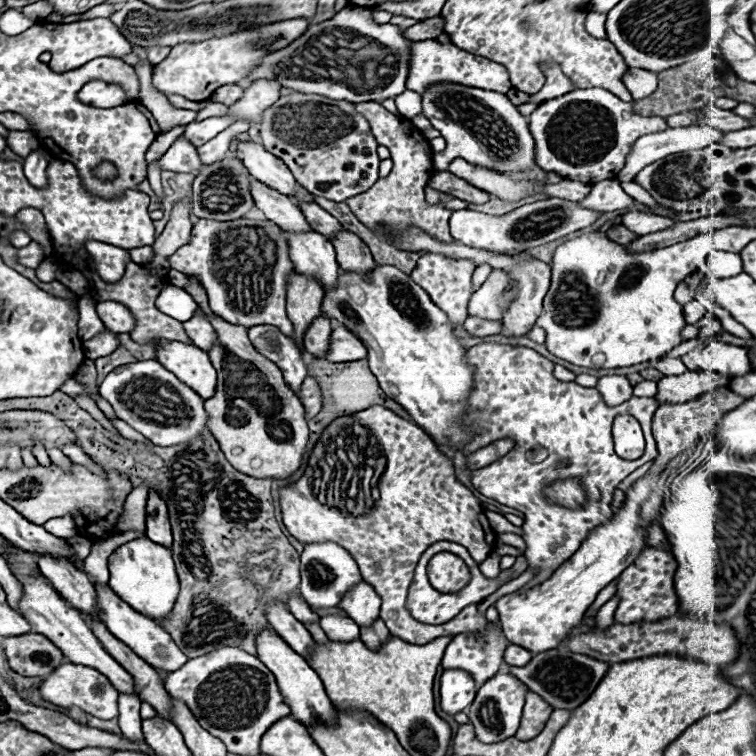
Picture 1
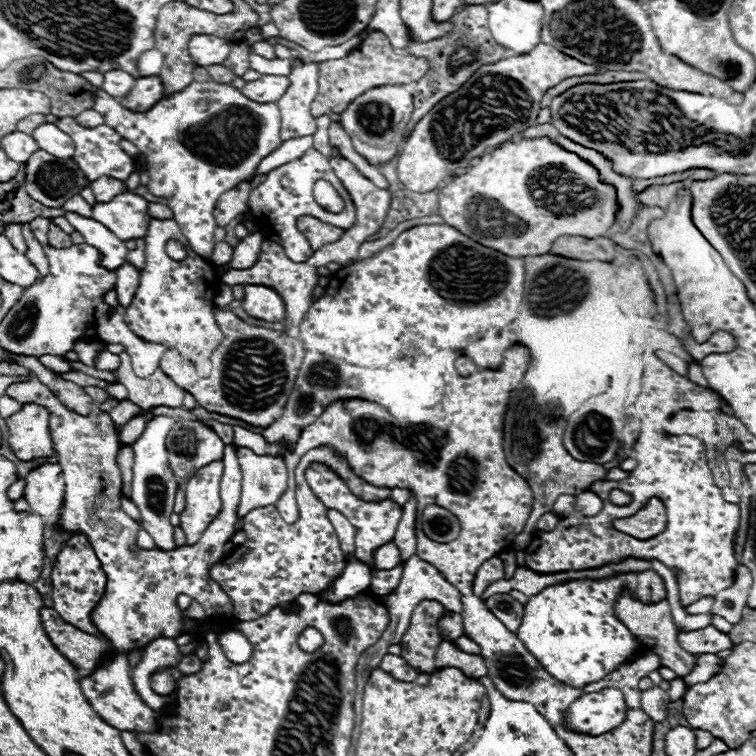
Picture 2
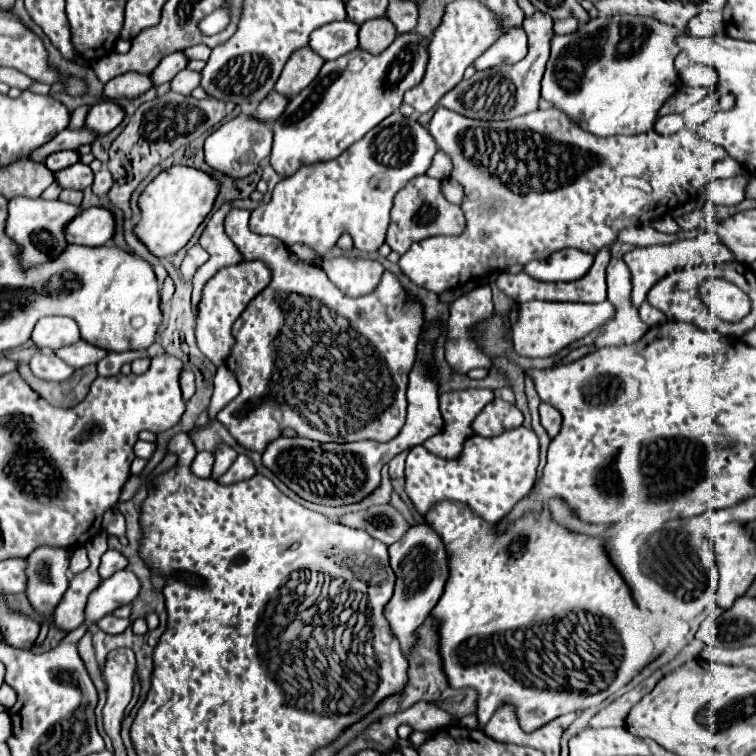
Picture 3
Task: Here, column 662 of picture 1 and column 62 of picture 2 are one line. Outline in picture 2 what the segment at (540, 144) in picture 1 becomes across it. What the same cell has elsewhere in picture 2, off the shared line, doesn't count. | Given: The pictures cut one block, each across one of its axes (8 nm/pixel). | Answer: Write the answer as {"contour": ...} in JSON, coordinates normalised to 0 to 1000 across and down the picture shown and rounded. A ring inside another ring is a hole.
{"contour":[[[79,156],[74,161],[74,167],[79,167],[79,172],[85,172],[98,185],[101,201],[98,201],[95,209],[103,214],[106,225],[114,230],[116,238],[124,241],[132,233],[148,233],[148,235],[156,235],[156,238],[167,238],[177,228],[177,212],[159,196],[161,183],[146,167],[135,164],[135,167],[127,167],[127,169],[108,169],[98,161],[98,156]]]}

